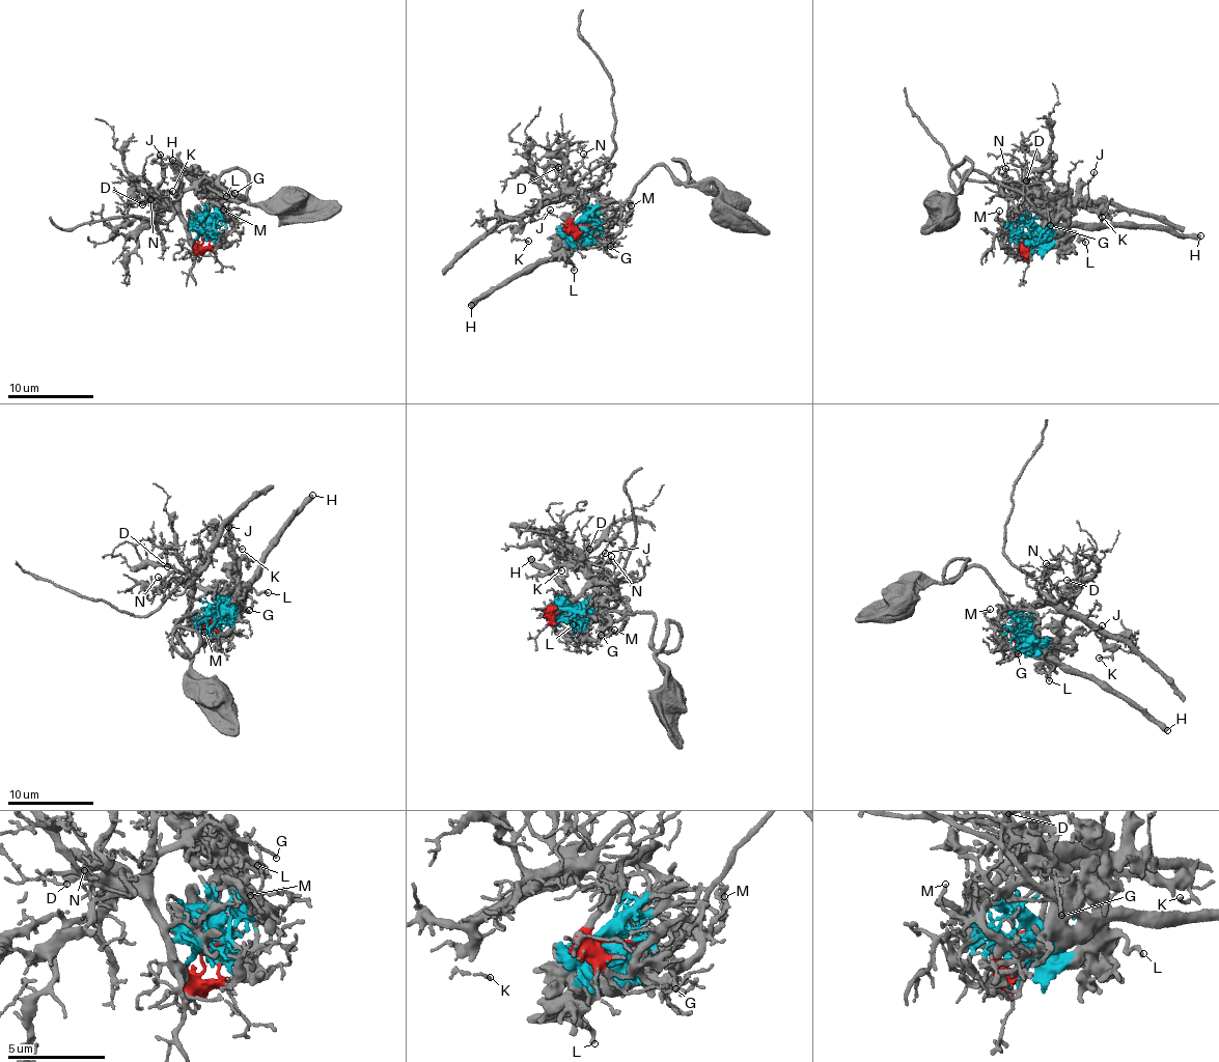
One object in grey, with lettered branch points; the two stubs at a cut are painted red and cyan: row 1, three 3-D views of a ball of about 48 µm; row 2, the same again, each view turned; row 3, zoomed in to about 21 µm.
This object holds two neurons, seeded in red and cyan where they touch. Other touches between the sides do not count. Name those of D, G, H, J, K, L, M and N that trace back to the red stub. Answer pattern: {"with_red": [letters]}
{"with_red": ["D", "J", "K", "N"]}

